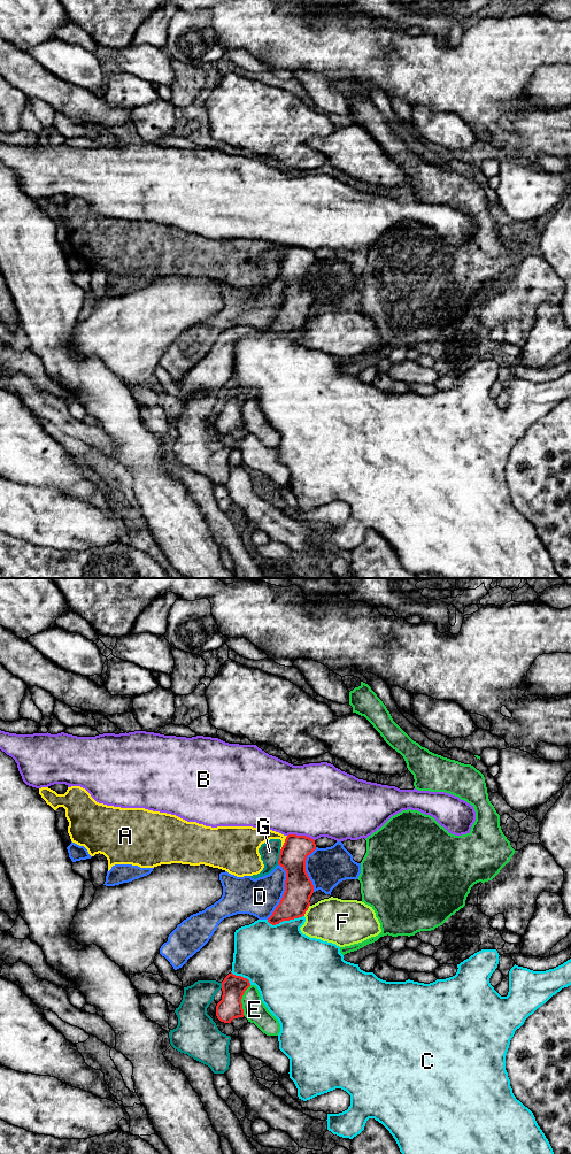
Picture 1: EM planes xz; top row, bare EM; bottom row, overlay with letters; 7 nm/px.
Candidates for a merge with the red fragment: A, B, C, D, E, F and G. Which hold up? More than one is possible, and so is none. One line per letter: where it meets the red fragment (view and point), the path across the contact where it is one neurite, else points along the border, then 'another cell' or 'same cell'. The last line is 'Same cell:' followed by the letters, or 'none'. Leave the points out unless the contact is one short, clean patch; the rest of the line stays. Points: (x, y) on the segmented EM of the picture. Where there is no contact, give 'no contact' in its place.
A: contact xz (284, 843); border xz (287, 836), (280, 849); another cell
B: contact xz (301, 836); another cell
C: contact xz (285, 920); another cell
D: contact xz (285, 891); another cell
E: contact xz (240, 1000); another cell
F: contact xz (307, 909); another cell
G: contact xz (279, 856); another cell
Same cell: none

